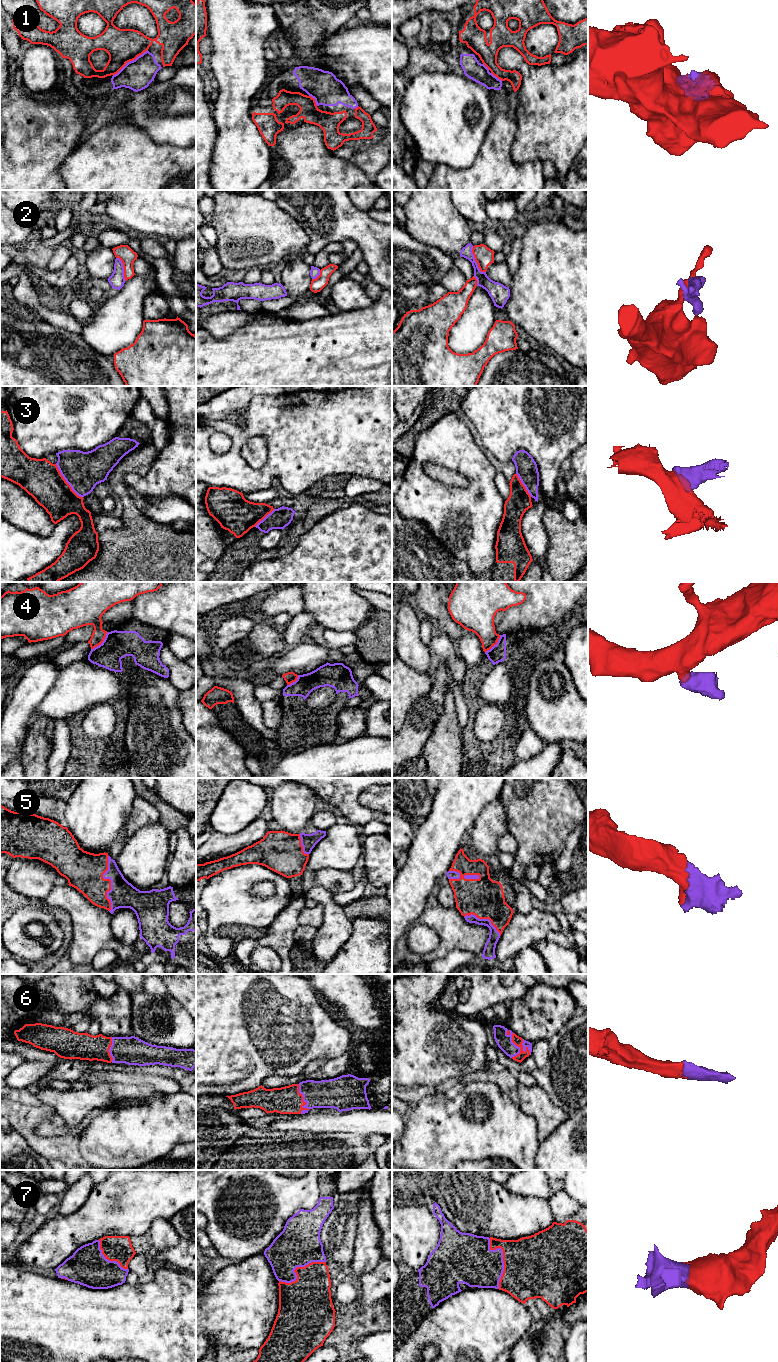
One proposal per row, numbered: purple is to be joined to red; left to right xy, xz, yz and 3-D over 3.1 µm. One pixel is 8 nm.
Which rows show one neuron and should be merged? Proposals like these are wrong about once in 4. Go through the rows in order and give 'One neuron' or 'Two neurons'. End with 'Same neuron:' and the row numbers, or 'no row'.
1: One neuron
2: Two neurons
3: Two neurons
4: Two neurons
5: One neuron
6: One neuron
7: One neuron
Same neuron: 1, 5, 6, 7

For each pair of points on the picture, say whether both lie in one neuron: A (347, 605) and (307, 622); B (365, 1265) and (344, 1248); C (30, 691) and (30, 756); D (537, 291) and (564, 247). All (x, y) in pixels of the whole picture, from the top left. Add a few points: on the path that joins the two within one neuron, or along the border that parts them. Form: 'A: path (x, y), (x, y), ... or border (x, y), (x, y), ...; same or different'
A: border (303, 610), (312, 616), (314, 623); different
B: border (357, 1232), (354, 1253), (350, 1264); different
C: border (27, 732), (19, 754); different
D: path (548, 280), (564, 264), (564, 258); same

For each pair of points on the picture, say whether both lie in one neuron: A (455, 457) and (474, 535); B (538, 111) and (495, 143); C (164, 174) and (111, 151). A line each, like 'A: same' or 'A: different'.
A: same
B: different
C: same

